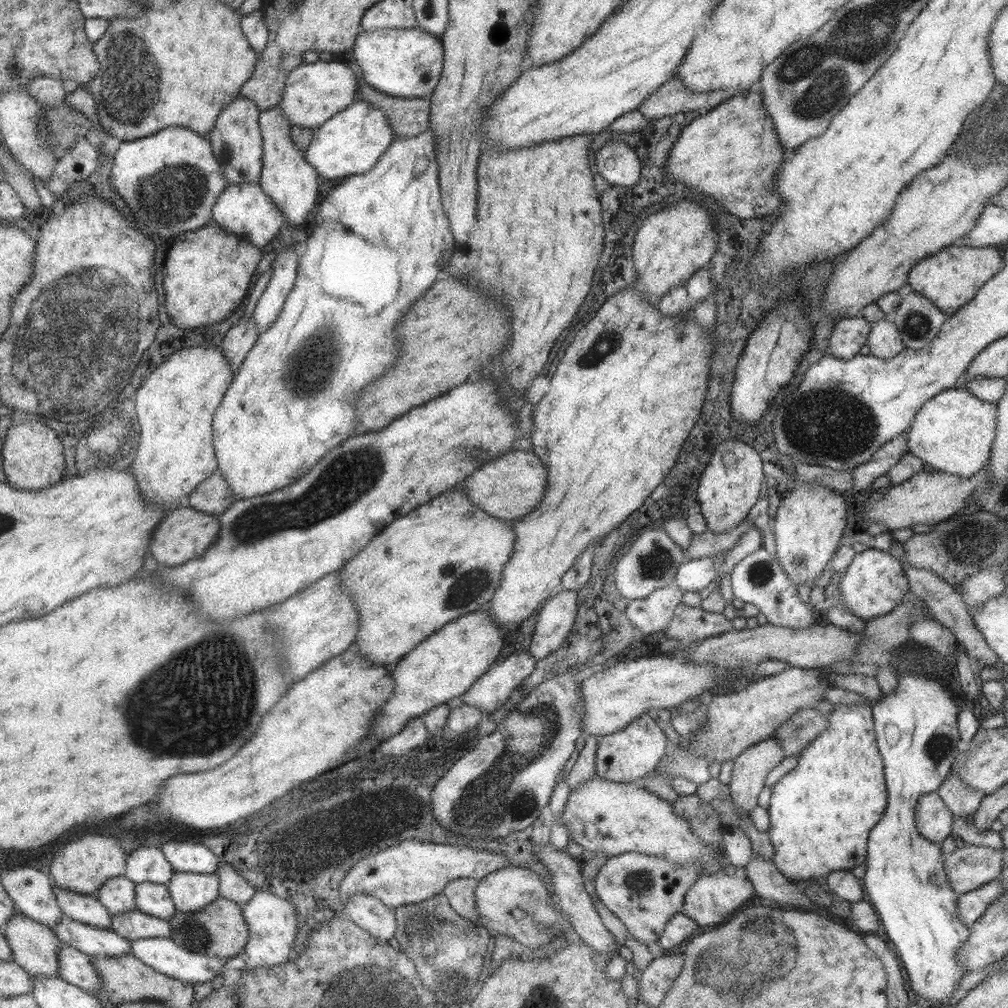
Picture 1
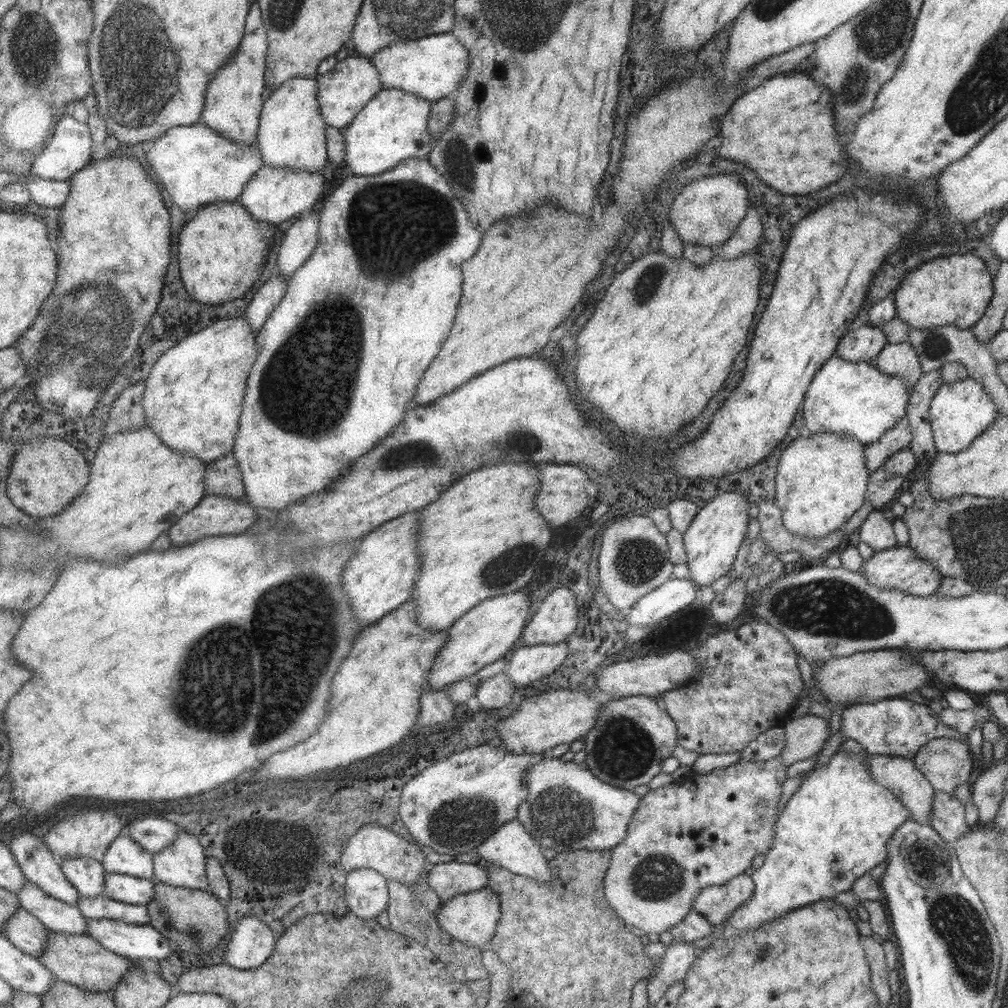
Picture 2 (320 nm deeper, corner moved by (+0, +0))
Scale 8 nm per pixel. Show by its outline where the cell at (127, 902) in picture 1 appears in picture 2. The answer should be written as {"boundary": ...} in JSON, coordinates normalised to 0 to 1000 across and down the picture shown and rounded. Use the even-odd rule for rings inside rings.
{"boundary":[[[70,850],[60,855],[63,865],[82,890],[97,890],[105,882],[105,867],[100,854],[88,850]]]}

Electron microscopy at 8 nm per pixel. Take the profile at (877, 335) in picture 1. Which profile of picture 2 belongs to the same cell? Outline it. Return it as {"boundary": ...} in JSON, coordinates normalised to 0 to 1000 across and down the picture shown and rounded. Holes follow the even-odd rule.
{"boundary":[[[901,339],[879,340],[868,359],[872,369],[895,375],[902,390],[915,370],[910,350]]]}

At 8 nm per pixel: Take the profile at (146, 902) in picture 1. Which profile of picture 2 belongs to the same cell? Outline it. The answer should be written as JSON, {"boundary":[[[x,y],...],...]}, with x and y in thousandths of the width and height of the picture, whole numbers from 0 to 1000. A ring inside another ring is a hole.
{"boundary":[[[106,866],[102,888],[130,897],[146,898],[154,887],[154,873],[127,867]]]}

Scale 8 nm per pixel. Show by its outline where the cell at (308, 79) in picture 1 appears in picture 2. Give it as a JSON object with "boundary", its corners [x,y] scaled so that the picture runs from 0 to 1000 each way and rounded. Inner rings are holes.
{"boundary":[[[343,57],[335,61],[330,70],[316,73],[316,99],[325,124],[342,128],[352,116],[381,88],[378,72],[365,58]]]}

